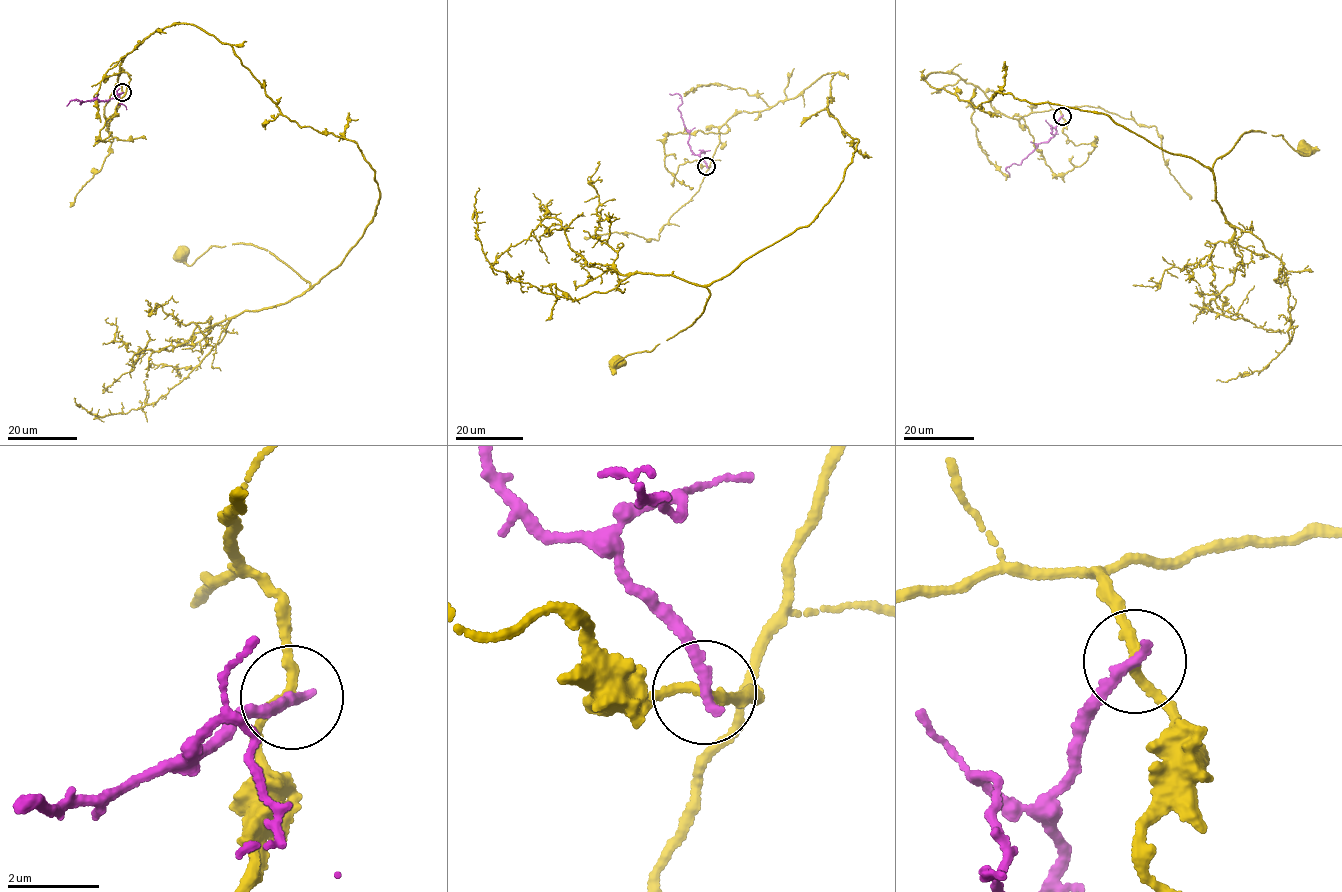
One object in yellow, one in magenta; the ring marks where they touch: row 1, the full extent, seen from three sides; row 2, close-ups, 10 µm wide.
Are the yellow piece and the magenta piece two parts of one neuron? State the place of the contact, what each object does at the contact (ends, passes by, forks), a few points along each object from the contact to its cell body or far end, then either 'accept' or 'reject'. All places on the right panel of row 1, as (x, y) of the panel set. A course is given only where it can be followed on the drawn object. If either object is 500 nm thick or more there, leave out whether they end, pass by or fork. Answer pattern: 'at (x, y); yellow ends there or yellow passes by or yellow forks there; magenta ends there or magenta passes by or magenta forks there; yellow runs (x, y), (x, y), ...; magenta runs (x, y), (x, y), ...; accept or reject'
at (1062, 116); yellow passes by; magenta ends there; yellow runs (1061, 116), (923, 79), (975, 107), (997, 92), (1096, 111), (1211, 168), (1252, 130), (1305, 149); magenta runs (1061, 116), (1053, 137), (1036, 144), (1019, 165), (1007, 166), (1009, 177); reject

